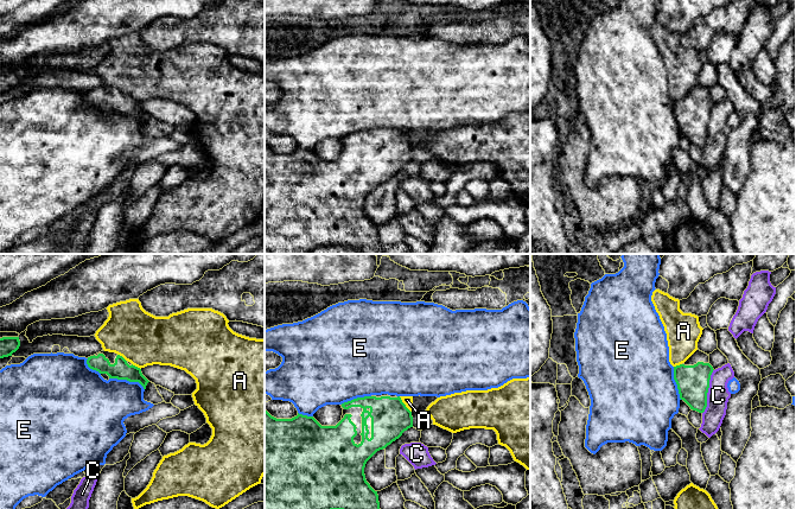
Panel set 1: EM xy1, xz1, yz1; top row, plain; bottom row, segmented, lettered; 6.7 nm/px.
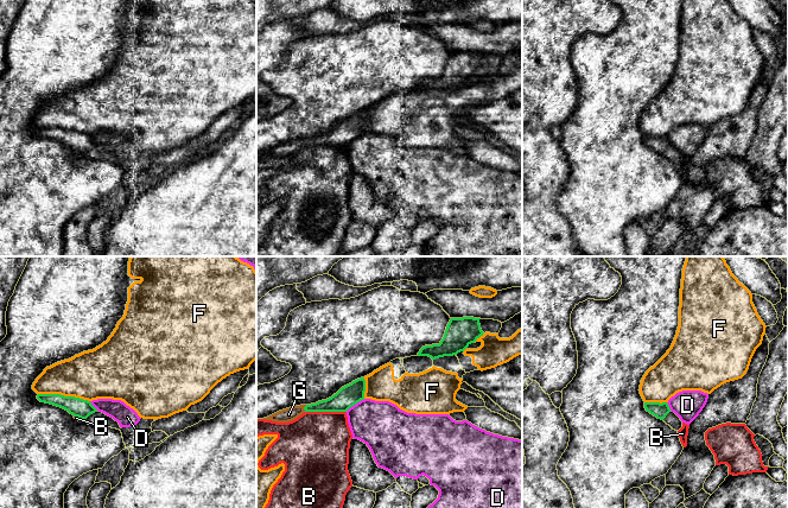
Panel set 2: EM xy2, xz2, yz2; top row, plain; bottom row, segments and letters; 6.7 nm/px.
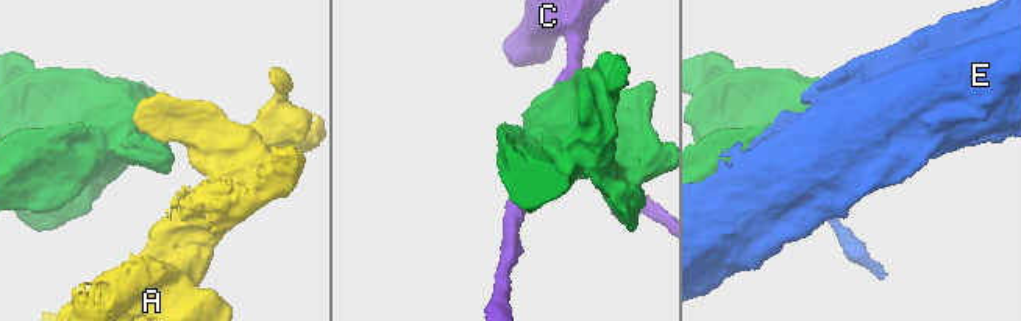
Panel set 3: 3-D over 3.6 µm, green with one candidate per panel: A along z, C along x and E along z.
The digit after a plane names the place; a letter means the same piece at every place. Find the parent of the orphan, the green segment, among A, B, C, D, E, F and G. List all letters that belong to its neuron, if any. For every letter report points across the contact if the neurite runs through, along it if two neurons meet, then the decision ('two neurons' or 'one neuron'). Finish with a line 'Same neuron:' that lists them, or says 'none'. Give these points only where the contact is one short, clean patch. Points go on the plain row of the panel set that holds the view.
A: border along xz1 (399, 131), (411, 146); two neurons
B: border along xz2 (305, 145), (345, 146); two neurons
C: border along yz1 (713, 103), (709, 110), (707, 140), (702, 147); two neurons
D: border along xz2 (364, 133), (361, 133), (345, 145); two neurons
E: two neurons
F: two neurons
G: runs through xz2 (340, 135), (331, 139), (304, 143), (288, 148); one neuron
Same neuron: G

